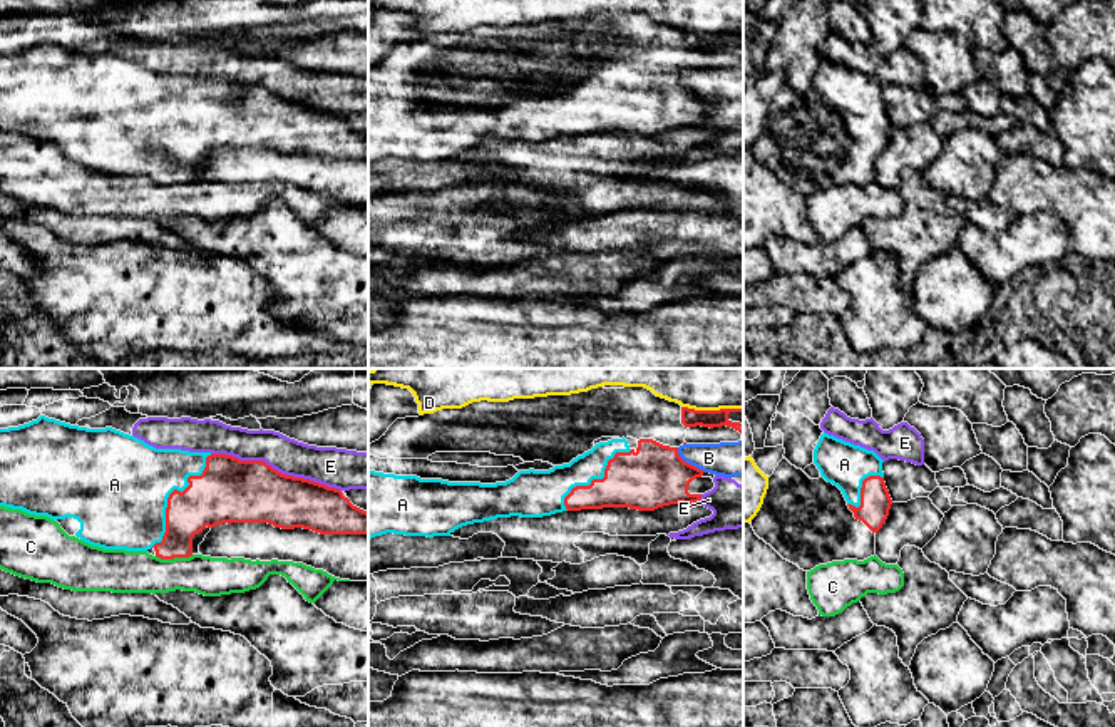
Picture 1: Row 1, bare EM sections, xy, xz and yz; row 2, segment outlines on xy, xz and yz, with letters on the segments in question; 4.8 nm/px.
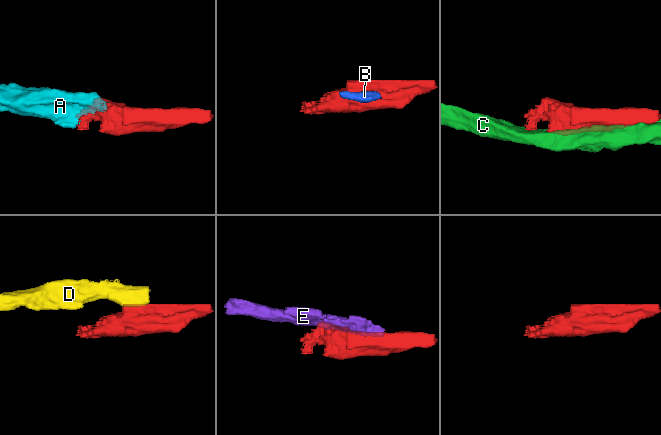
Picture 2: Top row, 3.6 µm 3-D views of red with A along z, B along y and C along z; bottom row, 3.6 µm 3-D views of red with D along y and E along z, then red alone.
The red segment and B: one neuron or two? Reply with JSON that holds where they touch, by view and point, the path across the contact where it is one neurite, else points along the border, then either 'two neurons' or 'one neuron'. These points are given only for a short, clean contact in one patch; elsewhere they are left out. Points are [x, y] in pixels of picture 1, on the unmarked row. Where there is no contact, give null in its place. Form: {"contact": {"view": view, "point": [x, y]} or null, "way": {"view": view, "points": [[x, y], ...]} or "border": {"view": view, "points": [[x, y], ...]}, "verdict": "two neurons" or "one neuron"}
{"contact": {"view": "xz", "point": [687, 87]}, "verdict": "two neurons"}

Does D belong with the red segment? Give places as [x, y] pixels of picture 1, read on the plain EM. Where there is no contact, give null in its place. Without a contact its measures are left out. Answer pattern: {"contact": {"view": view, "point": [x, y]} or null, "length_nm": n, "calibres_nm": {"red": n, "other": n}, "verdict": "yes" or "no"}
{"contact": {"view": "xz", "point": [712, 36]}, "length_nm": 300, "calibres_nm": {"red": 90, "other": 180}, "verdict": "no"}

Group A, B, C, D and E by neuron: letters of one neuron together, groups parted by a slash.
A / B E / C / D

